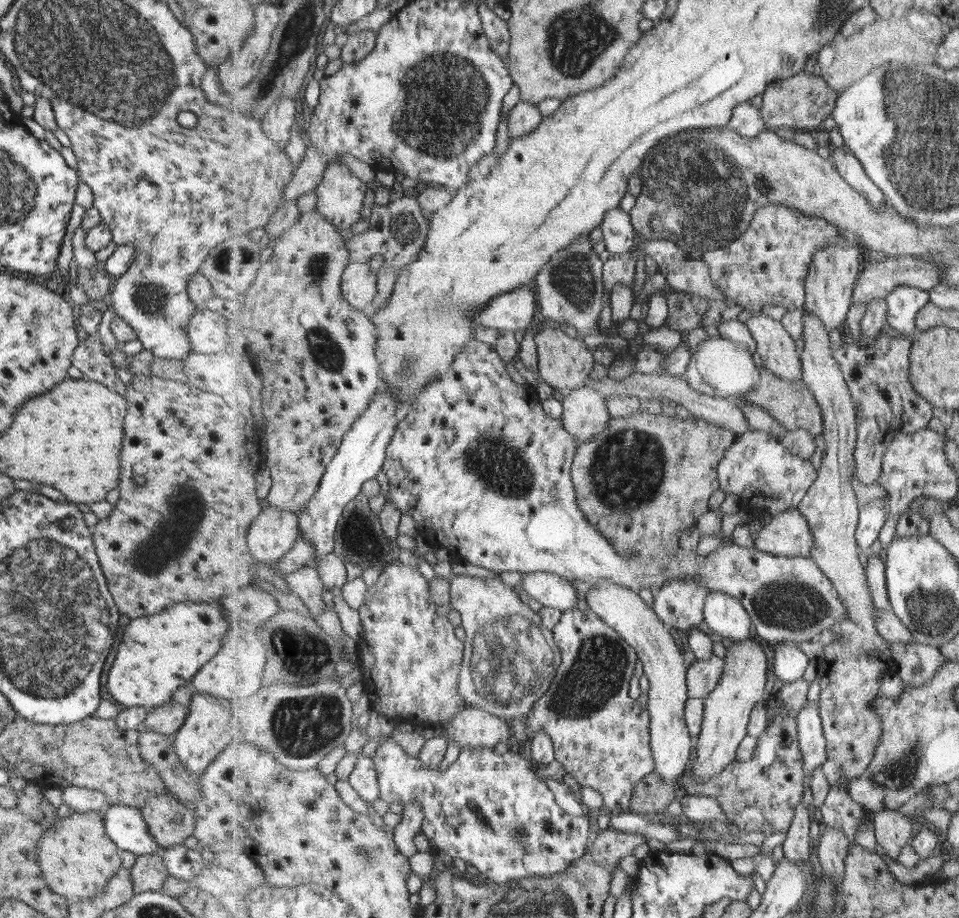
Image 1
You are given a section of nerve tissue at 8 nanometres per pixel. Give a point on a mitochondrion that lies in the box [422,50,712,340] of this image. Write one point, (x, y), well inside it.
(573, 276)

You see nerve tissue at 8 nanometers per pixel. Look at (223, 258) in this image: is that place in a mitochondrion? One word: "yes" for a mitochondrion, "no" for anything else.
yes

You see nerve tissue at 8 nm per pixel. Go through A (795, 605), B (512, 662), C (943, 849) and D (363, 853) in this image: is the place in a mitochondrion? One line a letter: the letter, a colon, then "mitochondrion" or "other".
A: mitochondrion
B: mitochondrion
C: other
D: mitochondrion

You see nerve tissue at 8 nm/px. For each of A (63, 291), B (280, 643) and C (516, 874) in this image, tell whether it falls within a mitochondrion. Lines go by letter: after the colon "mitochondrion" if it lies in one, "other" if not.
A: other
B: mitochondrion
C: mitochondrion

